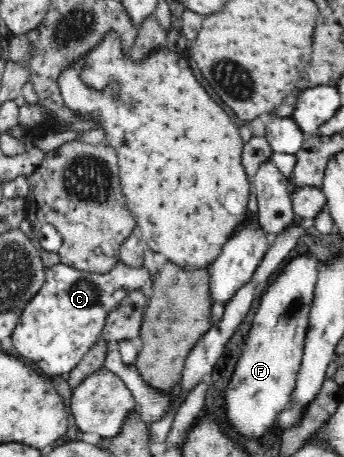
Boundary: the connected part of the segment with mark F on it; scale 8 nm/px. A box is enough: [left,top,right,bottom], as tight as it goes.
[223,255,319,437]

